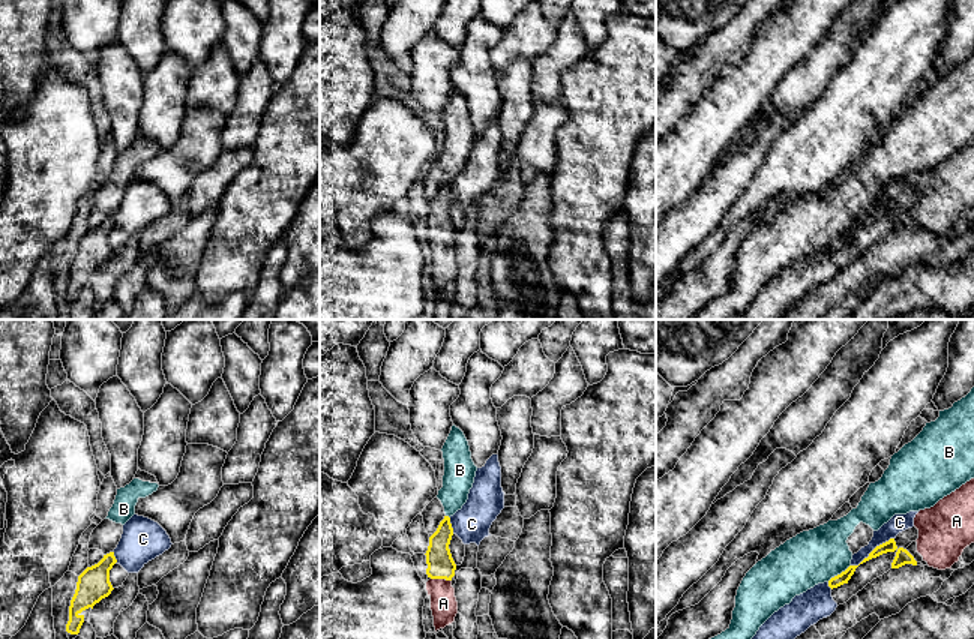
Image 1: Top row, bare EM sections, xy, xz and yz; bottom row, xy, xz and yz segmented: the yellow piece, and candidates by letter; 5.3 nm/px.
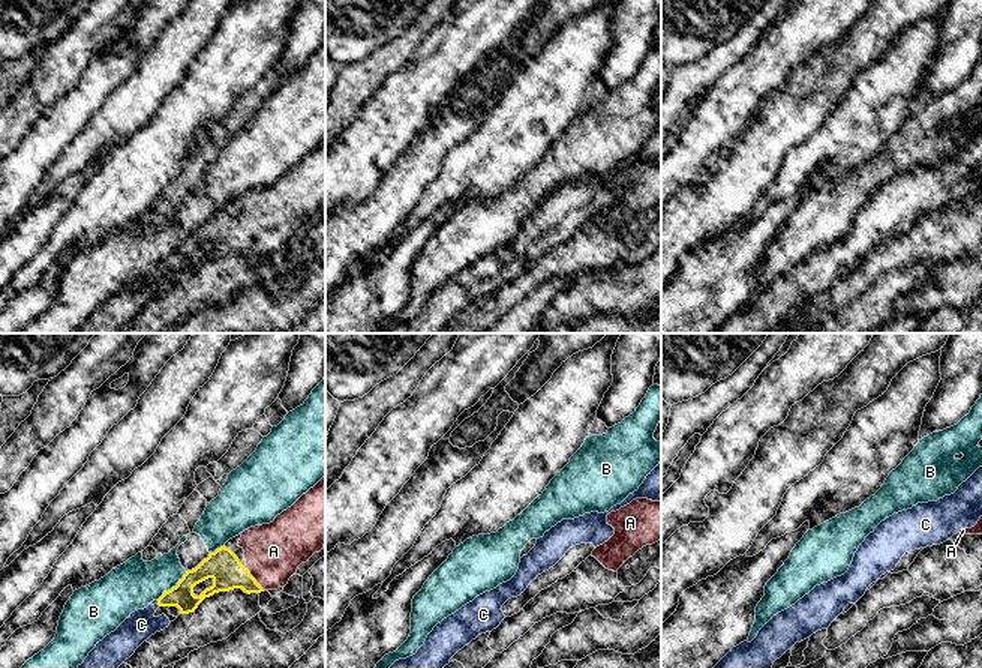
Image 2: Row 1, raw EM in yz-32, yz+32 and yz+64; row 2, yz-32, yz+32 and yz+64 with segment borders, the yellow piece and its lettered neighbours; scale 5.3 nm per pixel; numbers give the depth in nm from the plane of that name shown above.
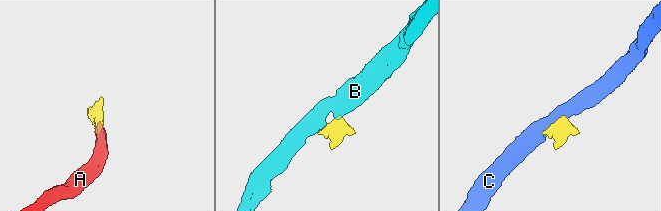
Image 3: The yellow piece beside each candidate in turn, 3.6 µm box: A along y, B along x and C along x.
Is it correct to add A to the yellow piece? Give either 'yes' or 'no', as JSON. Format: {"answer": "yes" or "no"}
{"answer": "yes"}

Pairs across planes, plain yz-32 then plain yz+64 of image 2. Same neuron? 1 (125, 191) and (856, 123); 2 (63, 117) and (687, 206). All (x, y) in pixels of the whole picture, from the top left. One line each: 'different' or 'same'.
1: same
2: different

